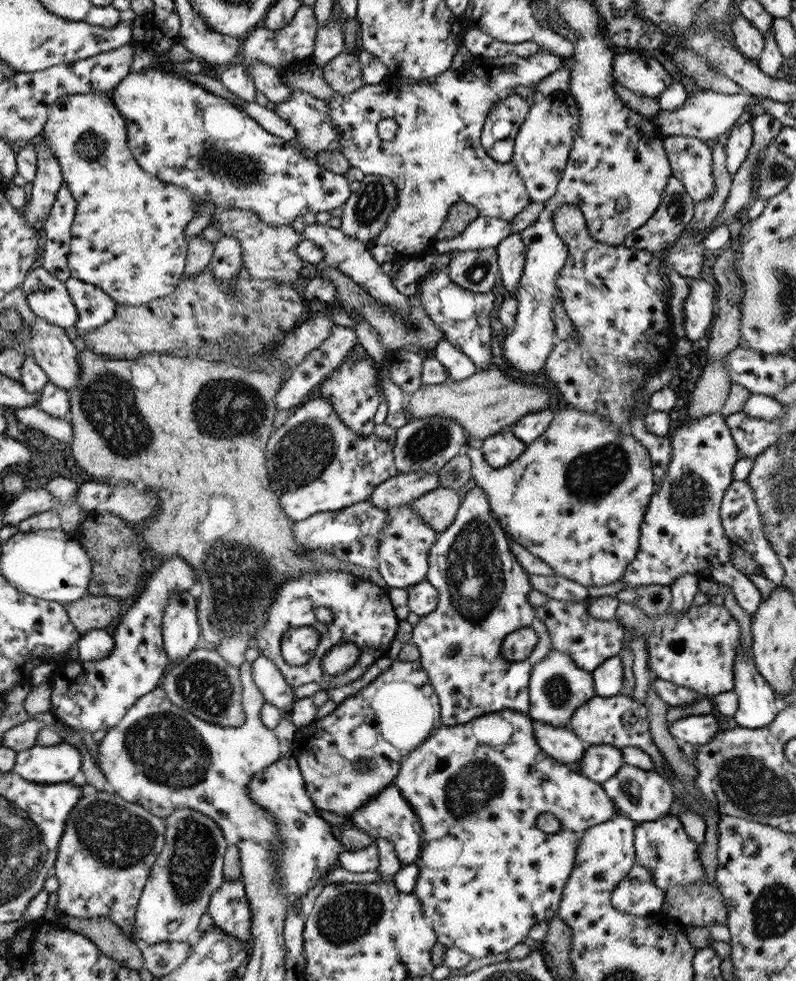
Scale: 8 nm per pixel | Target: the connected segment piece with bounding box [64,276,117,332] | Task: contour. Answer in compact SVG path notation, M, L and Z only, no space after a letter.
M72 276L64 284L78 309L75 328L79 332L98 328L108 320L112 320L117 303L100 287L82 282Z

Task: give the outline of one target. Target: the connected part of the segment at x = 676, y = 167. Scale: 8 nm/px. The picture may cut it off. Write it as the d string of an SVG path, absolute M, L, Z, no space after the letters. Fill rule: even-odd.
M666 136L662 139L671 172L684 185L695 203L714 194L710 144L696 137Z

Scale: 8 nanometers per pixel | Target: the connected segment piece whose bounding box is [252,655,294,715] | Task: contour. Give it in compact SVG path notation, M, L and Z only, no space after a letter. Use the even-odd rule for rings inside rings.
M260 655L252 662L252 678L262 692L265 702L270 702L282 710L287 710L290 714L294 706L294 687L290 686L276 664L269 658Z

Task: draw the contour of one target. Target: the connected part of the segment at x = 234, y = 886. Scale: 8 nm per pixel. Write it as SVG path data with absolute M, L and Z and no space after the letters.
M225 878L210 897L207 914L214 921L213 926L234 936L250 950L252 913L245 892L242 878Z

